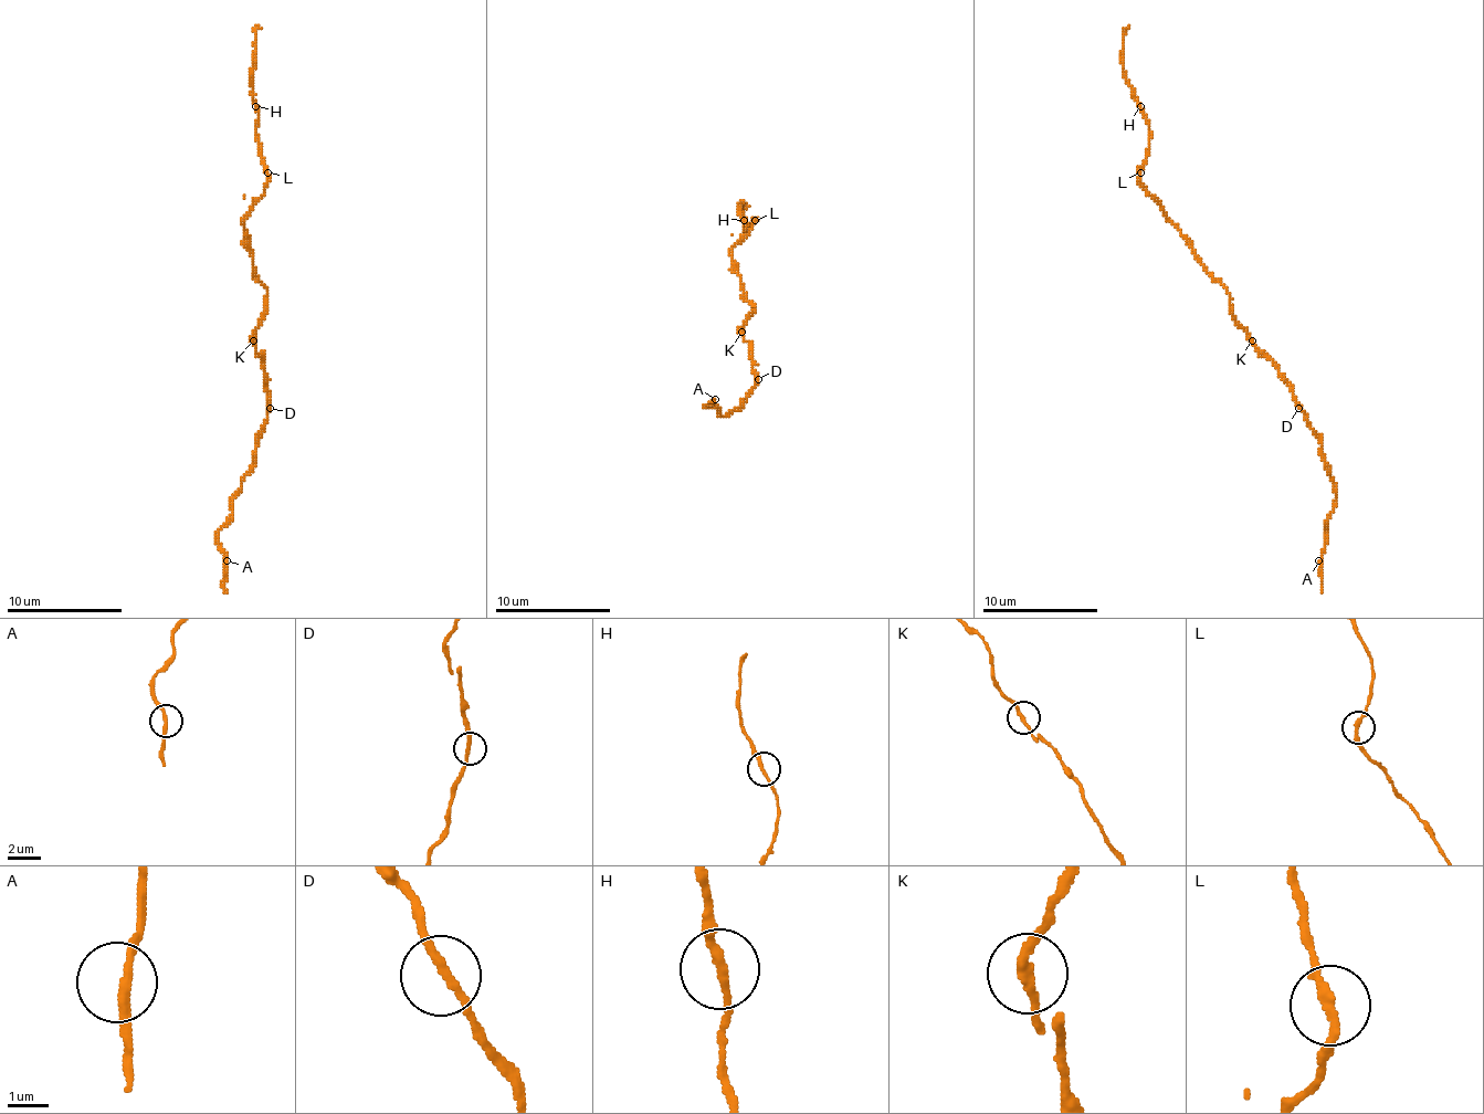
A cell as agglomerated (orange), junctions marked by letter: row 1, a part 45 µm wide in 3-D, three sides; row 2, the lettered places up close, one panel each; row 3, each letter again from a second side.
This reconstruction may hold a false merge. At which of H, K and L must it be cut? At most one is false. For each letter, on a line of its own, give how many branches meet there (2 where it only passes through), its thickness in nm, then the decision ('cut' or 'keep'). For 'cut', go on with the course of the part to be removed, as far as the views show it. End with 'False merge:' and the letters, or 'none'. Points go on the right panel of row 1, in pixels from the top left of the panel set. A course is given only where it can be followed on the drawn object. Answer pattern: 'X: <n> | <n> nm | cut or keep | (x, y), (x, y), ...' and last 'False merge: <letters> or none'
H: 2 | 200 nm | keep
K: 2 | 200 nm | keep
L: 2 | 200 nm | keep
False merge: none

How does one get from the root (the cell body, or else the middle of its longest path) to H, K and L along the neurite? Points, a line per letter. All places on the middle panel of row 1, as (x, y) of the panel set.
H: (755, 309), (740, 286), (738, 263), (732, 258), (732, 249), (753, 229), (755, 220), (746, 229), (744, 220)
K: (755, 309), (740, 333)
L: (755, 309), (740, 286), (738, 263), (732, 258), (732, 249), (753, 229), (755, 220)

